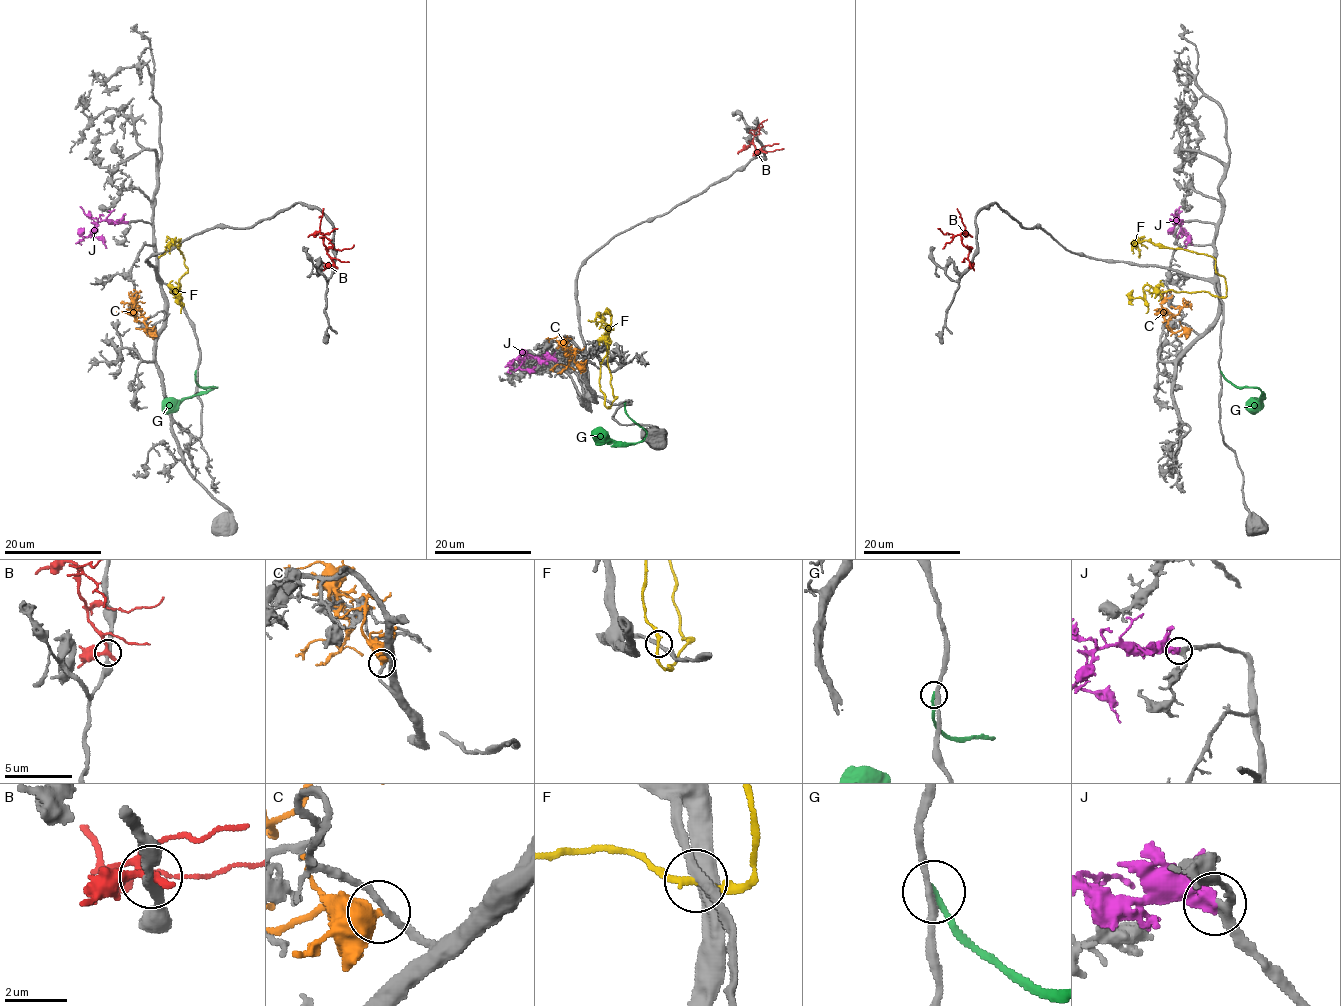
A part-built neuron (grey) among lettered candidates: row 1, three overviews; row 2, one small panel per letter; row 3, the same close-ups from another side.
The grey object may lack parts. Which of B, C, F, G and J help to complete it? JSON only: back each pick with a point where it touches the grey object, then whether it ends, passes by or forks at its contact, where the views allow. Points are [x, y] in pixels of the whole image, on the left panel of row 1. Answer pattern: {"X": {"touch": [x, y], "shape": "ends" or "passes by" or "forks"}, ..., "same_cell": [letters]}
{"J": {"touch": [127, 222], "shape": "ends"}, "same_cell": ["J"]}

